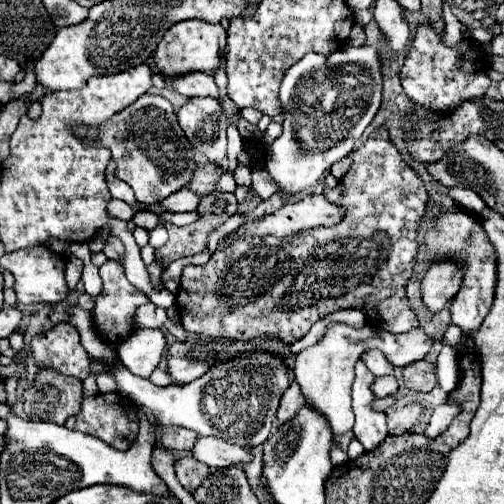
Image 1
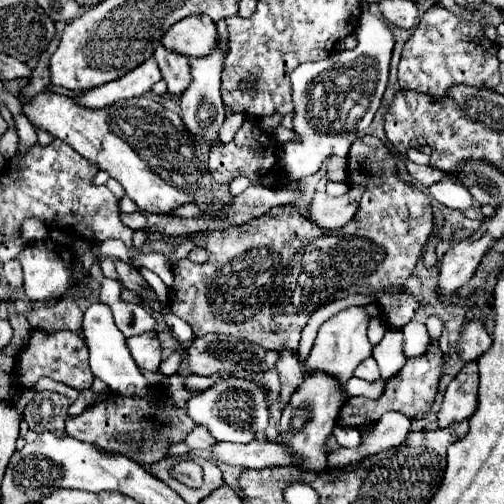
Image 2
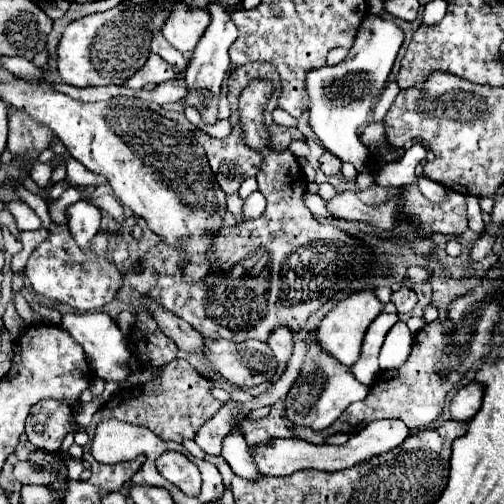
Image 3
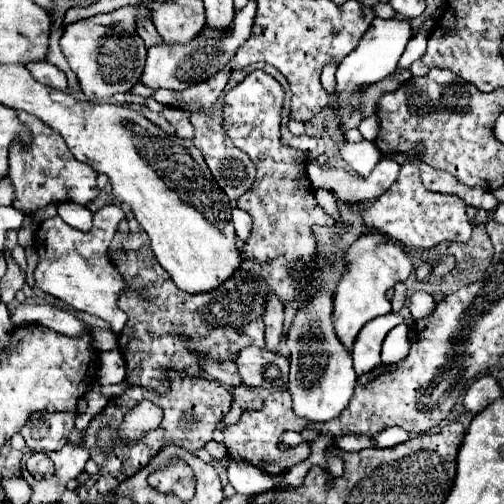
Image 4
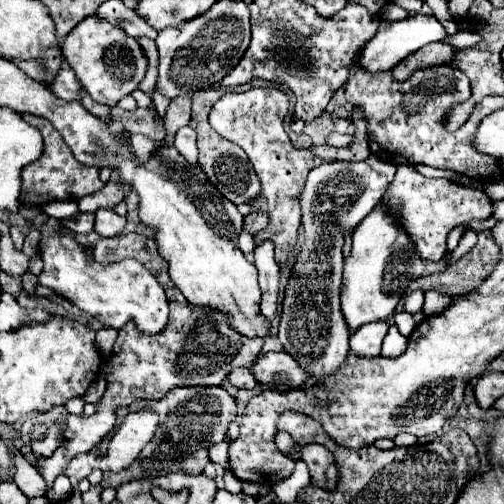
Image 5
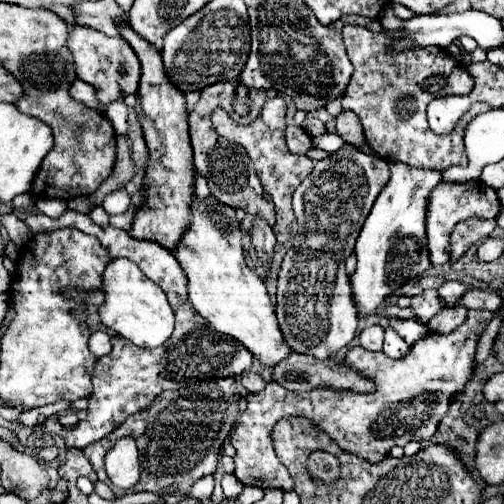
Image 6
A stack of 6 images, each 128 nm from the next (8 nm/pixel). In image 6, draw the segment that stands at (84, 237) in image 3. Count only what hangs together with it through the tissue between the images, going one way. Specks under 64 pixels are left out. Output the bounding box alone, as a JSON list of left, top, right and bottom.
[36,198,66,218]

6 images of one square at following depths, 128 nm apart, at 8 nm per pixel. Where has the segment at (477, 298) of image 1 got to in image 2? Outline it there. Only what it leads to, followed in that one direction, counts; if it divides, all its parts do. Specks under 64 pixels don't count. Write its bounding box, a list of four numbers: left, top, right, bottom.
[458,322,492,362]

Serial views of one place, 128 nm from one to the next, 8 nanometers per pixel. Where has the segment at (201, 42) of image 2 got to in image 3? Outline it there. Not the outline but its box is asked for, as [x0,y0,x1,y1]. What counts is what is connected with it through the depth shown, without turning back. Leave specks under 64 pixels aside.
[162,4,210,56]

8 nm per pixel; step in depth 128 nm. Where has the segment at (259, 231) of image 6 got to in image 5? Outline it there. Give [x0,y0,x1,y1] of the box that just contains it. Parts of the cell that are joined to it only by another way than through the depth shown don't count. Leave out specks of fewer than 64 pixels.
[254,240,278,320]

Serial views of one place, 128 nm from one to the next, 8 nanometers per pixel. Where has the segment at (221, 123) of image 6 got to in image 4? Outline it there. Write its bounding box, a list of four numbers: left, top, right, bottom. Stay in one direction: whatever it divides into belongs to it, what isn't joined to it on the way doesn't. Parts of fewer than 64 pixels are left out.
[110,70,326,394]

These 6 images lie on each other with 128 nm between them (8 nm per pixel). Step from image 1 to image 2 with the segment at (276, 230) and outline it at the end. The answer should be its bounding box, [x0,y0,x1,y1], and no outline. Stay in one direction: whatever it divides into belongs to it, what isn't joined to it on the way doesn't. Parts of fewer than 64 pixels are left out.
[308,185,365,230]

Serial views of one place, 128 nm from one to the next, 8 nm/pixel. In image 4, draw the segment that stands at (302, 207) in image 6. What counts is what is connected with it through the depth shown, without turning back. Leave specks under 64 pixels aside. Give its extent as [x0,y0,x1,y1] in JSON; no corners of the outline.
[286,158,400,422]

